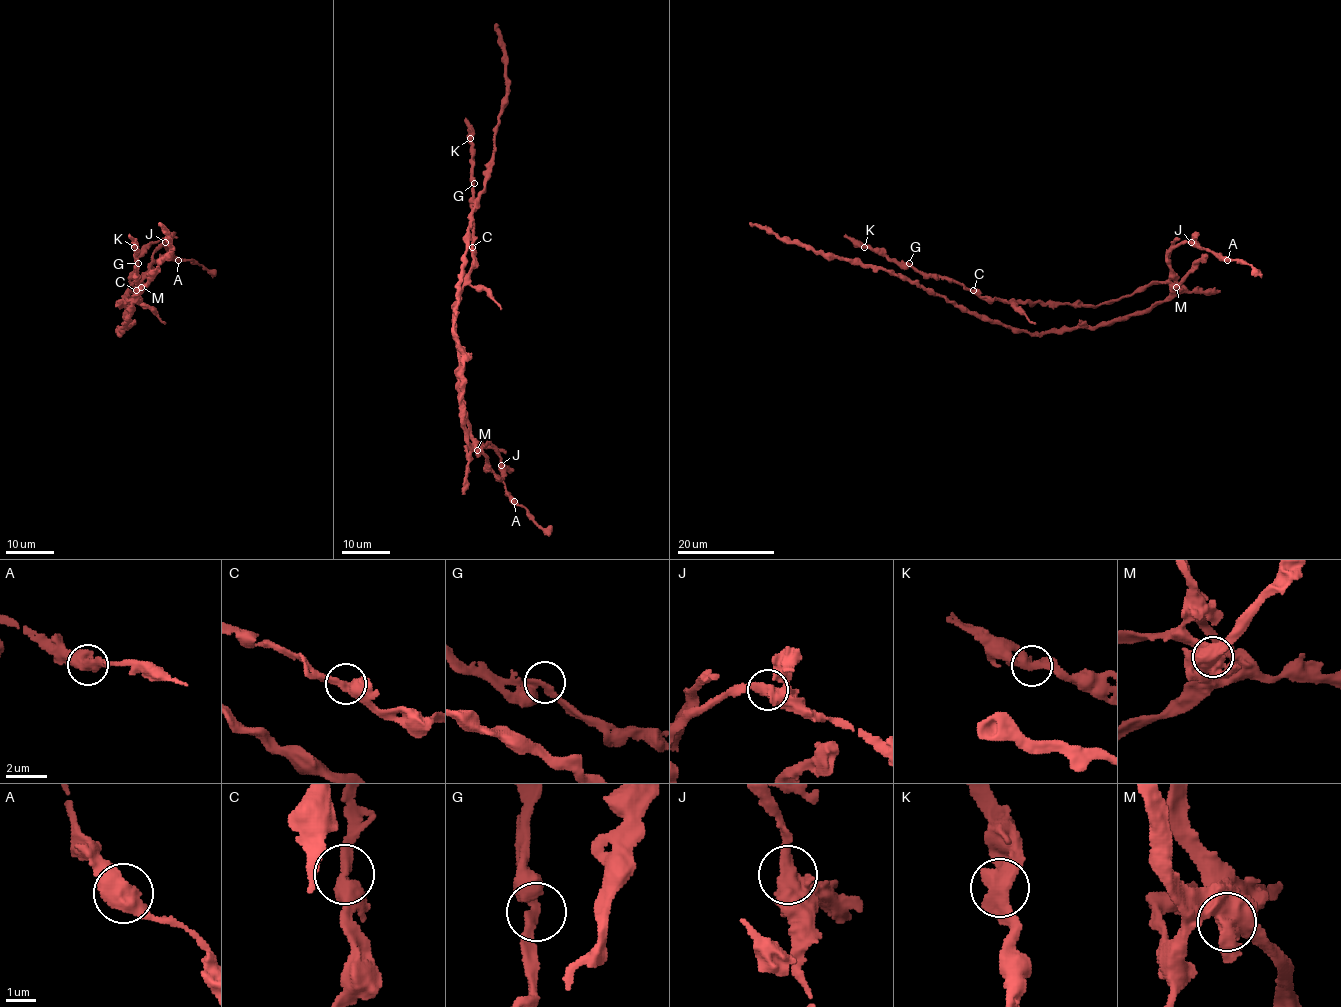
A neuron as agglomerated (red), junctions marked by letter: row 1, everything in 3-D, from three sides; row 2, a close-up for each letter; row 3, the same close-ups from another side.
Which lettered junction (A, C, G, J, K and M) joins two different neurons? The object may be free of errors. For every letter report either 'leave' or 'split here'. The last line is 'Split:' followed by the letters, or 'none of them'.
A: leave
C: leave
G: leave
J: leave
K: leave
M: split here
Split: M

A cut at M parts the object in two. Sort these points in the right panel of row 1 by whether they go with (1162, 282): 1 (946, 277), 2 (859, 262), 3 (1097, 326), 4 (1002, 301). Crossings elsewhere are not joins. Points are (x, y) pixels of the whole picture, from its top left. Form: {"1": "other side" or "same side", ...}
{"1": "same side", "2": "other side", "3": "other side", "4": "same side"}

